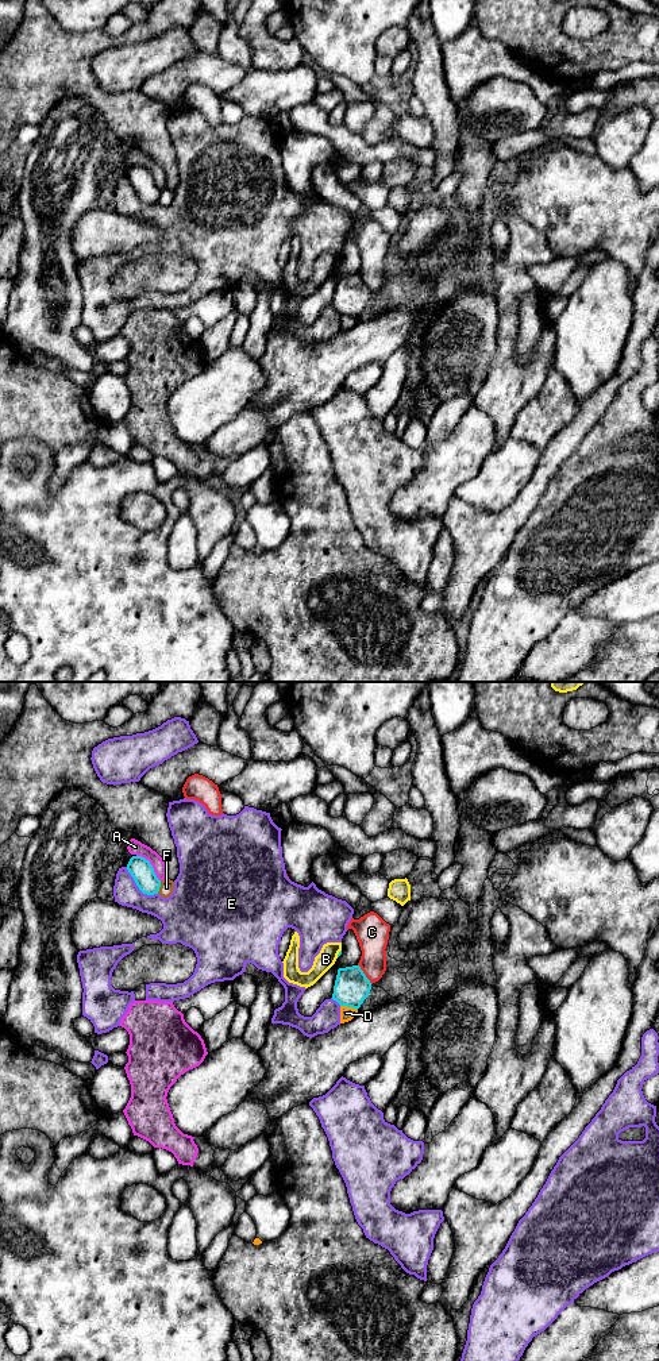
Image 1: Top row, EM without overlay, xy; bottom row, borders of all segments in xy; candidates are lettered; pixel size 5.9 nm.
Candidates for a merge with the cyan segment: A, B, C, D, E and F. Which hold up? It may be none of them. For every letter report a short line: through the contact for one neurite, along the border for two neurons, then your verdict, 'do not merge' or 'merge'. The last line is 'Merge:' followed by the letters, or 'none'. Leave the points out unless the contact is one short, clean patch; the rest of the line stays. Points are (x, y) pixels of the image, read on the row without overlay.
A: do not merge
B: do not merge
C: line xy (358, 273), (372, 292); do not merge
D: line xy (340, 313), (357, 319); do not merge
E: do not merge
F: do not merge
Merge: none

